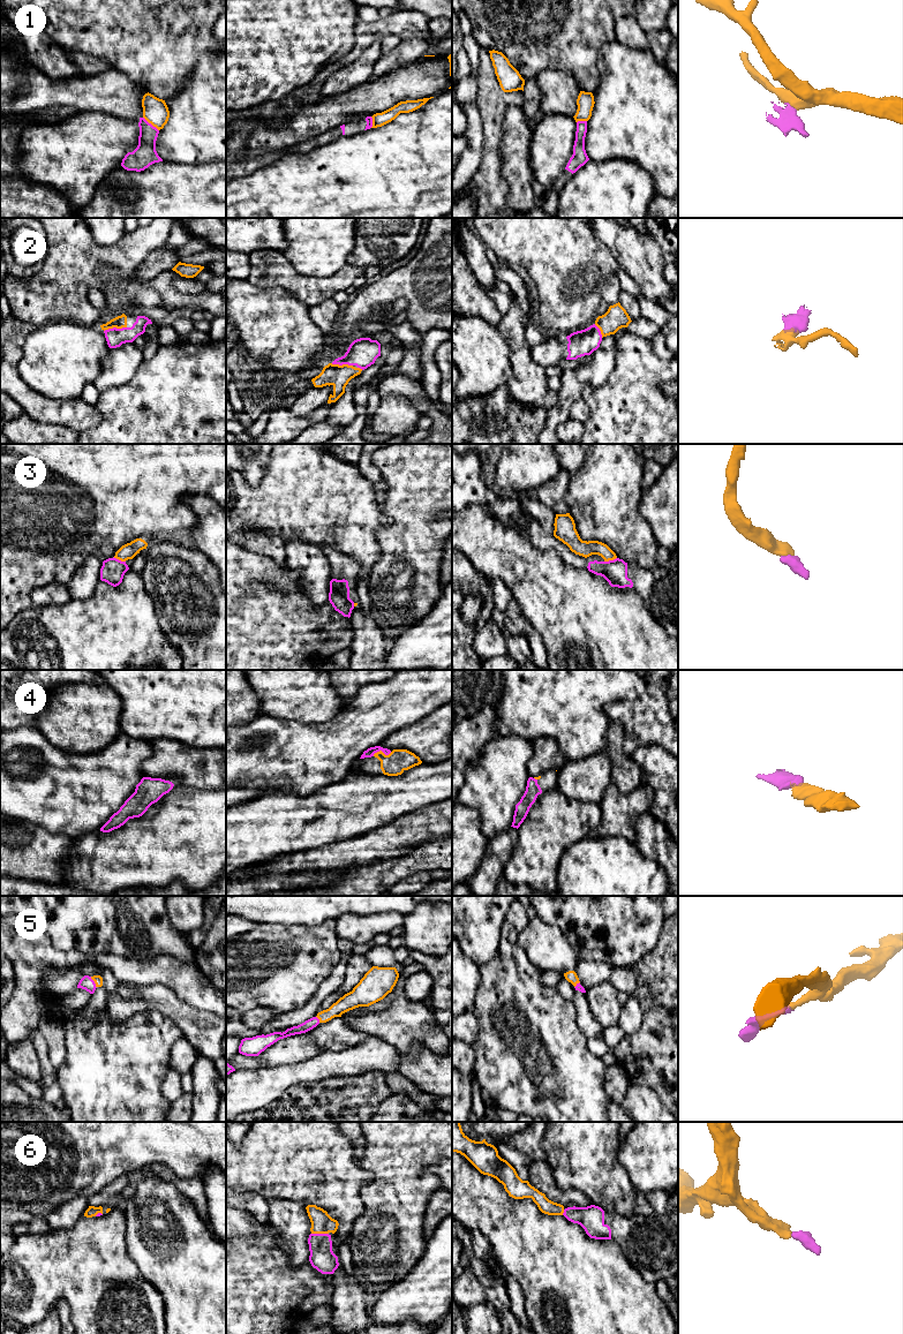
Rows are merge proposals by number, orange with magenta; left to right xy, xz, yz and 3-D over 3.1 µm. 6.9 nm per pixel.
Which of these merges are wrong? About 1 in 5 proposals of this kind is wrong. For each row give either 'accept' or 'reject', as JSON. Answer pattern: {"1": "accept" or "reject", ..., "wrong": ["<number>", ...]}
{"1": "reject", "2": "accept", "3": "reject", "4": "accept", "5": "accept", "6": "accept", "wrong": ["1", "3"]}

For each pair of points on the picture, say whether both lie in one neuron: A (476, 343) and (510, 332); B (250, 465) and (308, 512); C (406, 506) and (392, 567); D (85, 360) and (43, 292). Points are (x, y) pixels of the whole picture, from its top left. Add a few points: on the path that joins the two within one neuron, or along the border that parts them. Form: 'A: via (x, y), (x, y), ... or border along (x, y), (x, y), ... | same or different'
A: border along (498, 325), (509, 347), (510, 361) | different
B: border along (271, 456), (262, 480), (254, 487), (238, 472) | different
C: via (406, 521), (406, 552) | same
D: border along (88, 325), (74, 322), (51, 322), (35, 328) | different

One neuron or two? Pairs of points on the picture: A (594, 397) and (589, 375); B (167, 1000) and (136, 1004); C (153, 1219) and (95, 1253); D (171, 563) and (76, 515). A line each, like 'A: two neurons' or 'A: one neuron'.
A: two neurons
B: one neuron
C: two neurons
D: two neurons

